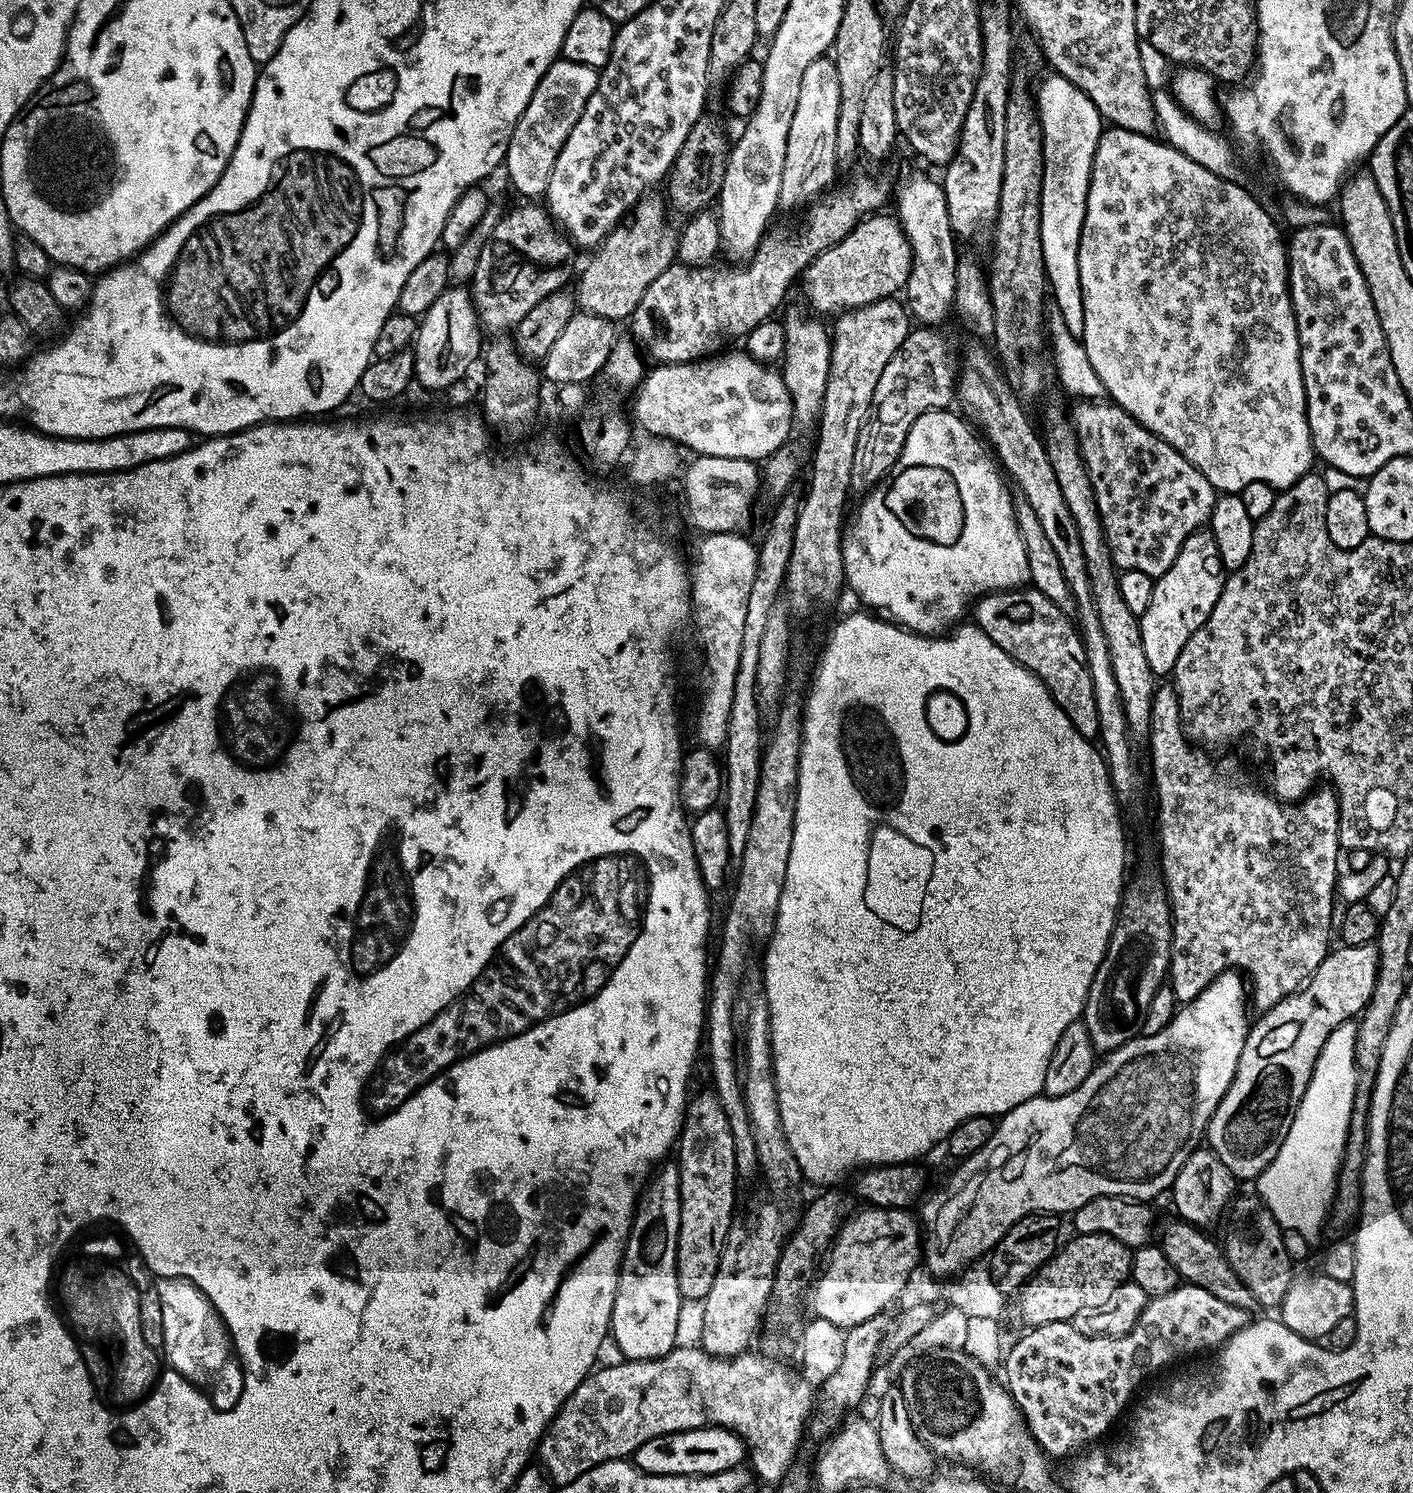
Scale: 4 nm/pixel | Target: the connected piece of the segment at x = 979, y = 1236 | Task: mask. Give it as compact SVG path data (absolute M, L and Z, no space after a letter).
M1236 970L1224 972L1218 978L1214 978L1214 982L1210 982L1210 986L1206 986L1206 990L1202 990L1202 994L1198 994L1198 998L1194 998L1189 1004L1183 1005L1172 1017L1171 1022L1162 1030L1158 1030L1158 1034L1150 1034L1149 1036L1141 1034L1107 1053L1092 1069L1092 1073L1086 1078L1086 1082L1082 1082L1082 1086L1078 1086L1078 1090L1070 1090L1070 1094L1062 1094L1061 1096L1045 1096L1043 1094L1035 1096L1026 1102L1022 1102L1022 1106L1014 1106L1014 1110L1010 1110L1004 1116L999 1117L990 1142L986 1142L986 1146L982 1146L982 1150L978 1150L978 1154L959 1161L955 1165L956 1169L953 1170L952 1177L937 1192L929 1191L926 1199L919 1205L919 1208L921 1208L920 1212L918 1211L918 1220L922 1225L923 1267L936 1278L952 1278L968 1268L973 1262L979 1261L980 1255L983 1257L985 1254L991 1253L997 1242L1006 1234L1006 1230L1010 1226L1014 1226L1014 1222L1018 1222L1027 1216L1071 1214L1086 1202L1090 1202L1099 1196L1122 1196L1137 1202L1148 1202L1151 1201L1151 1196L1156 1196L1159 1192L1167 1193L1171 1189L1178 1170L1182 1170L1186 1158L1190 1158L1190 1154L1201 1147L1208 1131L1208 1121L1211 1120L1218 1102L1222 1102L1222 1098L1234 1078L1238 1058L1242 1054L1244 1039L1247 1038L1250 1027L1248 1008L1250 1012L1250 1004L1246 999L1245 977Z

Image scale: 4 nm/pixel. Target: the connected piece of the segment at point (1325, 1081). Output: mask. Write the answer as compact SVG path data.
M1352 1022L1338 1026L1330 1038L1326 1038L1306 1094L1302 1094L1302 1102L1294 1114L1294 1122L1290 1122L1286 1142L1282 1142L1274 1162L1254 1181L1259 1199L1264 1201L1280 1227L1298 1231L1309 1242L1315 1241L1320 1231L1325 1231L1332 1195L1336 1192L1336 1174L1348 1141L1356 1093L1355 1045L1356 1024Z

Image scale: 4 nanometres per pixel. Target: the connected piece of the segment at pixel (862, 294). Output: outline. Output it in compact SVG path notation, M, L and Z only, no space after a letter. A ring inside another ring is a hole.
M872 214L860 221L854 230L850 230L850 234L846 234L846 238L842 238L842 242L838 242L834 246L830 246L820 256L815 256L802 273L802 284L804 280L804 296L808 299L808 304L816 312L832 312L831 314L839 314L845 310L861 308L867 304L872 304L876 300L887 300L897 295L896 291L903 289L908 282L908 275L912 269L912 251L908 245L906 234L902 230L899 219L895 215L880 216L884 214Z

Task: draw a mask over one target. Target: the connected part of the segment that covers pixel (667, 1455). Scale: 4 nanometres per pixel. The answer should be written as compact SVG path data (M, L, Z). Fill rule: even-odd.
M691 1428L650 1438L634 1454L637 1468L650 1476L709 1476L727 1468L739 1468L746 1460L746 1445L728 1428Z

